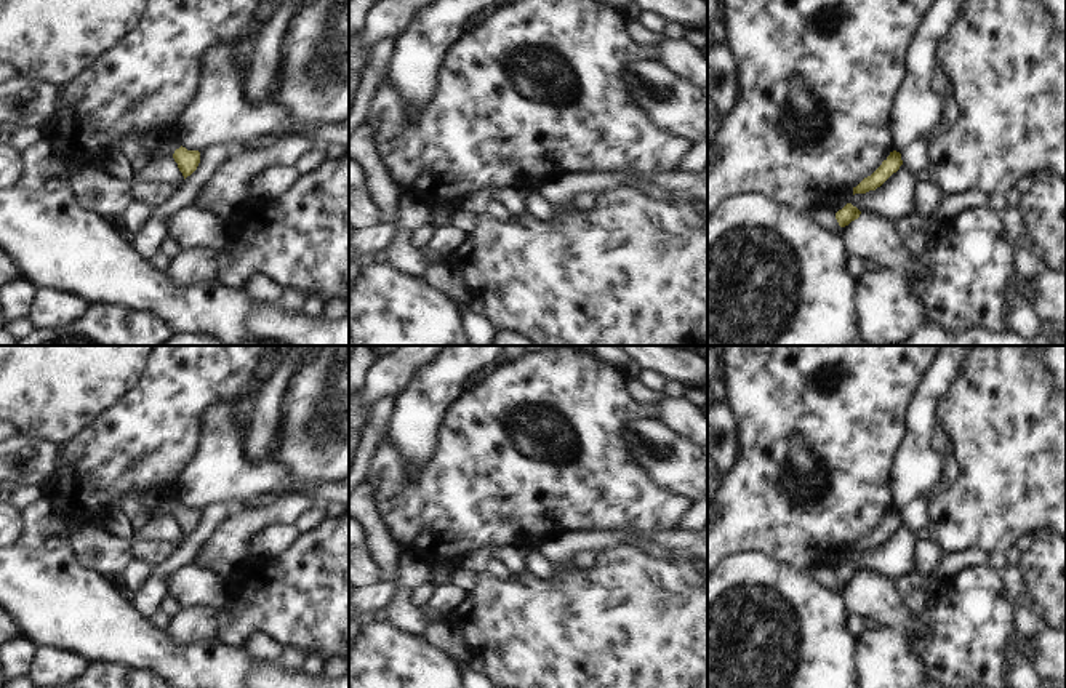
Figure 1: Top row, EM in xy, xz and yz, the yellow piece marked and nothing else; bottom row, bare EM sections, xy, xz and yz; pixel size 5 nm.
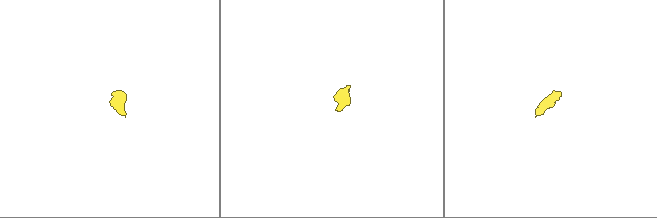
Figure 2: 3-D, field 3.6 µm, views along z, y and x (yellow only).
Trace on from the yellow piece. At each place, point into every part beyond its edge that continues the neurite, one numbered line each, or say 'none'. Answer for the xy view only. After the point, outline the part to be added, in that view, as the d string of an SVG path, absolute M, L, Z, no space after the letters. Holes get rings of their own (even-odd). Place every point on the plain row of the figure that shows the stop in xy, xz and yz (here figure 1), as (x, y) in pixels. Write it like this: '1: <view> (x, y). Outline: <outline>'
none.

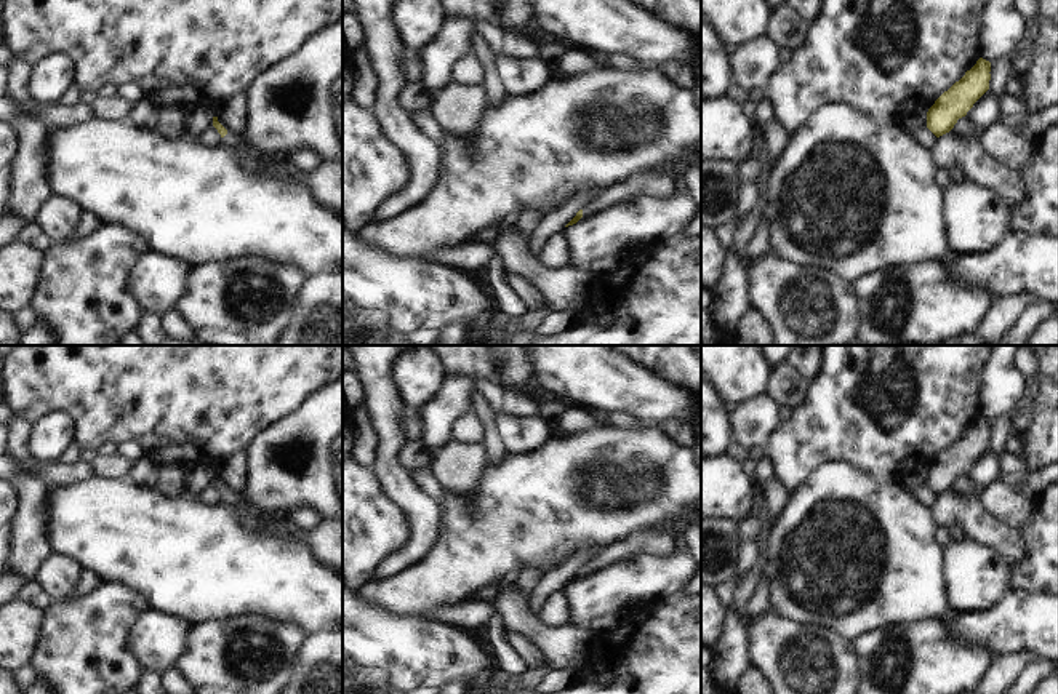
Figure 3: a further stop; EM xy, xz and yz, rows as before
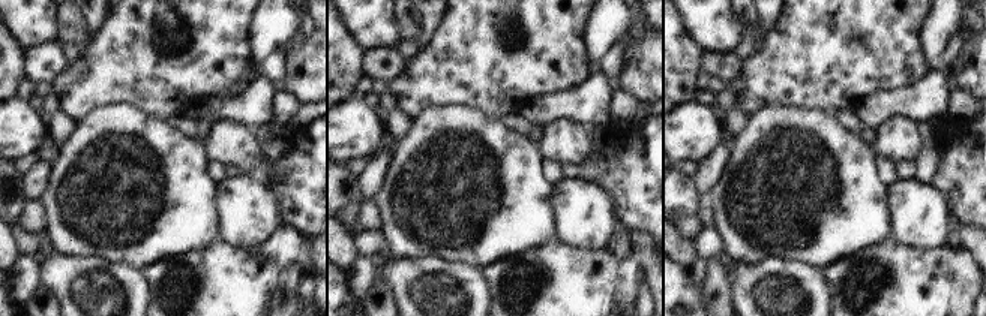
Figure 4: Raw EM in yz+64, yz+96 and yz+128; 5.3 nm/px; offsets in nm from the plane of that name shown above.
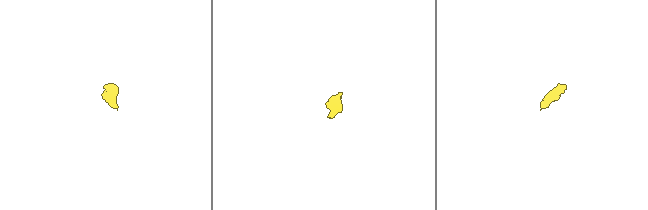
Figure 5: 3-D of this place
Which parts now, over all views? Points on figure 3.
1: xz (658, 541). Outline: M675 521L671 528L647 528L632 531L624 539L602 547L595 556L583 566L583 576L591 576L618 560L634 553L651 553L656 556L669 556L675 552L674 536L682 534L685 521Z

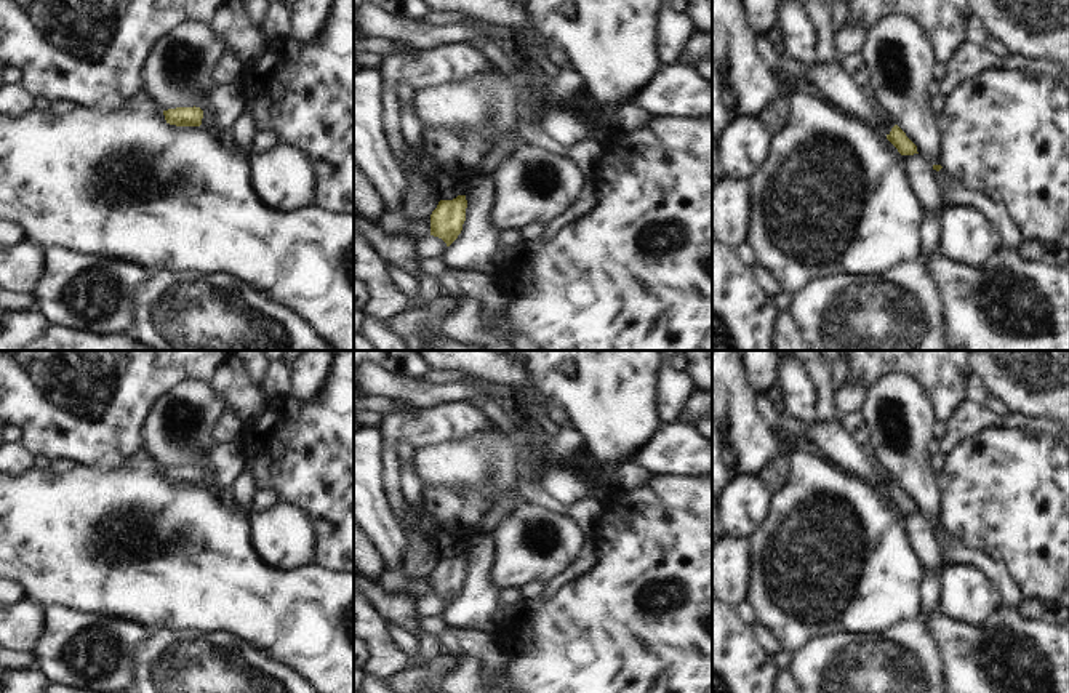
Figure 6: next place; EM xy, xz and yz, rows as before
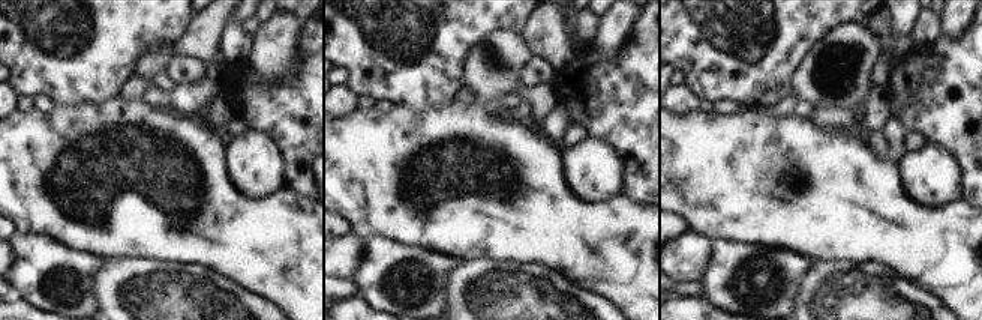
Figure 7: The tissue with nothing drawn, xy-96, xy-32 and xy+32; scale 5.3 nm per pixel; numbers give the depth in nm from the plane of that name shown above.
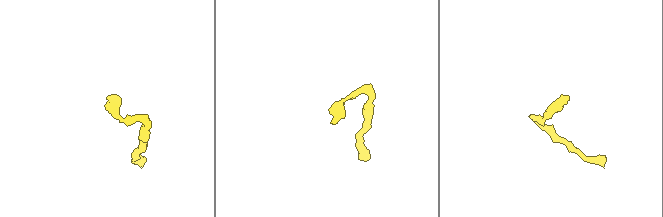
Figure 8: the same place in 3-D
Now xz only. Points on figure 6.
none.

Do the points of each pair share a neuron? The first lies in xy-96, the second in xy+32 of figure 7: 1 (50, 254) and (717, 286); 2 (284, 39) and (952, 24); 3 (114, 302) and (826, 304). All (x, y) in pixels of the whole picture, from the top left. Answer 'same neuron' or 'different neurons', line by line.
1: same neuron
2: same neuron
3: same neuron

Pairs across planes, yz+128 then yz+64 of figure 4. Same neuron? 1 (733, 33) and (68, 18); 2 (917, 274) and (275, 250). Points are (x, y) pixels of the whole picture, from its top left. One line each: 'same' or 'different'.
1: different
2: different

